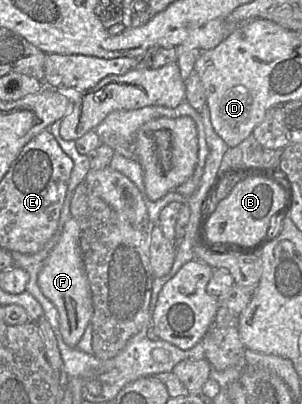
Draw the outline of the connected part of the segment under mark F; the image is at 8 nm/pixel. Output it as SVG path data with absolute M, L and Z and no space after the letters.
M71 217L65 223L59 241L44 260L38 274L38 286L58 311L59 330L63 341L75 348L90 323L93 304L80 248L80 229L74 218Z

